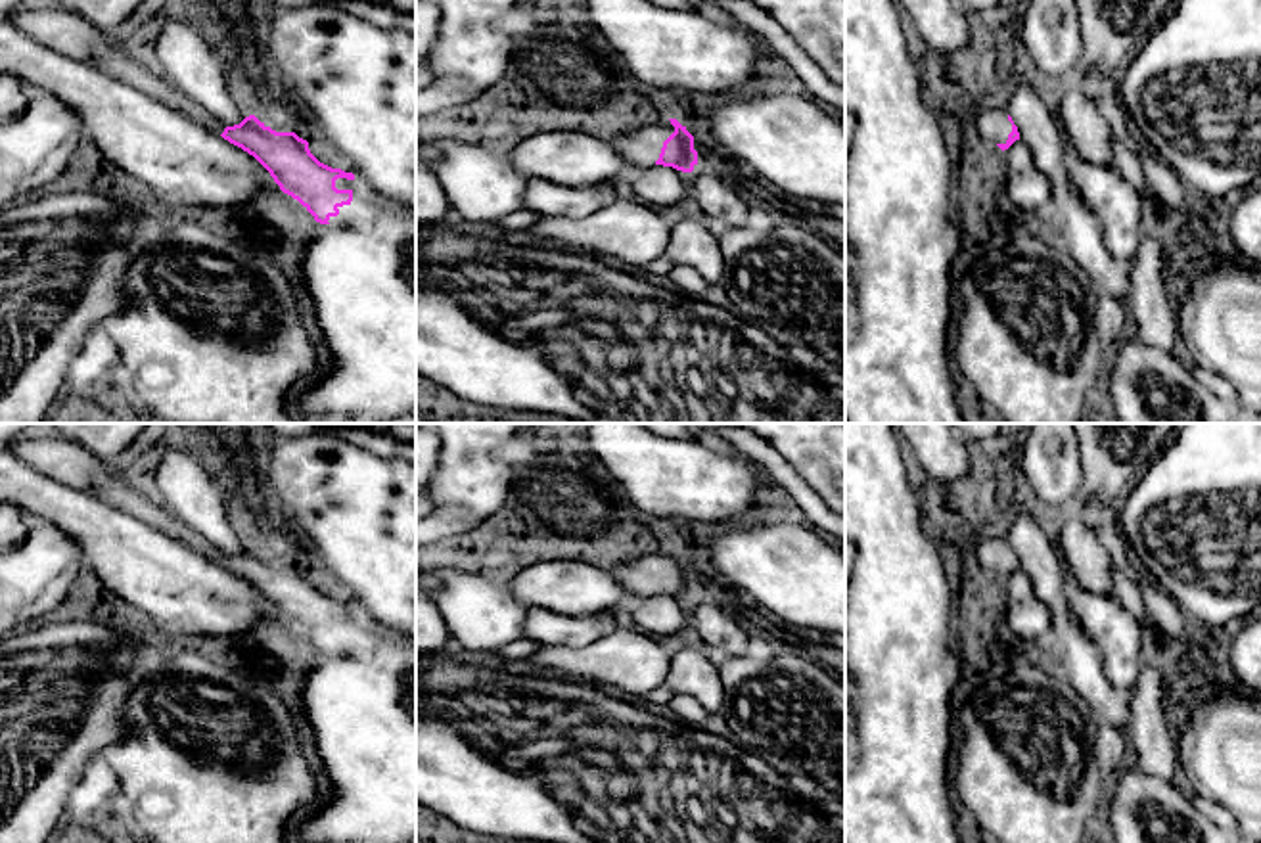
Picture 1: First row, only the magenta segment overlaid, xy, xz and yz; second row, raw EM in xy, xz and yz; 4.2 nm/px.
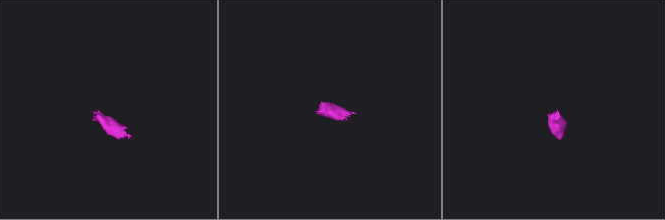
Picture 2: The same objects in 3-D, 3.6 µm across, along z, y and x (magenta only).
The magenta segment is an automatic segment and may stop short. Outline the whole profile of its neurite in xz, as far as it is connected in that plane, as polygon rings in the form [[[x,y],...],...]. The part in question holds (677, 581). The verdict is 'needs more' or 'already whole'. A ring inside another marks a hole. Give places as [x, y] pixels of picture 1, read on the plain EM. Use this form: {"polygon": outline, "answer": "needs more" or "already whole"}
{"polygon": [[[676,548],[629,561],[609,569],[609,573],[638,600],[663,594],[692,602],[698,594],[694,565]]], "answer": "needs more"}

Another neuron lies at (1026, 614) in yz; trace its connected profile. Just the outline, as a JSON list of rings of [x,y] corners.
[[[1020,567],[1004,579],[1008,627],[1033,648],[1046,644],[1050,615],[1039,600],[1029,575]]]

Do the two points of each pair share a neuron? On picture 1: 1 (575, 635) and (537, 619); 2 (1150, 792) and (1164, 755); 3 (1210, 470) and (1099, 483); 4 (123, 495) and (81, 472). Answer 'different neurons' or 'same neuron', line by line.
1: same neuron
2: different neurons
3: different neurons
4: same neuron

